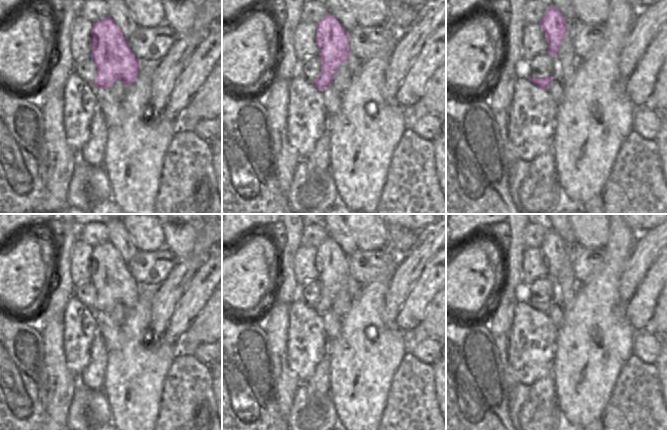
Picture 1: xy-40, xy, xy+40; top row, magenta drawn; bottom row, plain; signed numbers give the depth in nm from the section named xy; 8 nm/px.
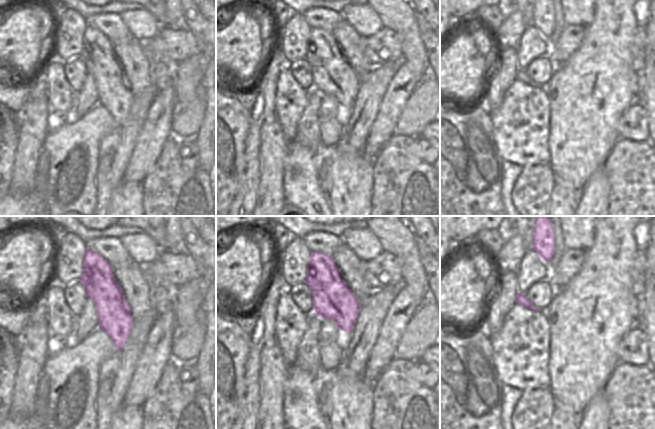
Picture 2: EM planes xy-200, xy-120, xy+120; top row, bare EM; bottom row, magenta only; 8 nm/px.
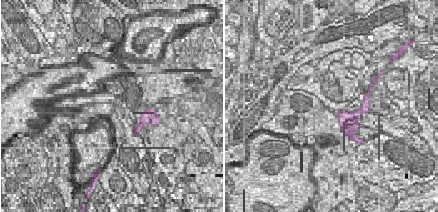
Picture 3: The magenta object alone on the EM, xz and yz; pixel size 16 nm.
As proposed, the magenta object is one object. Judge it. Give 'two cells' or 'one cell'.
one cell

